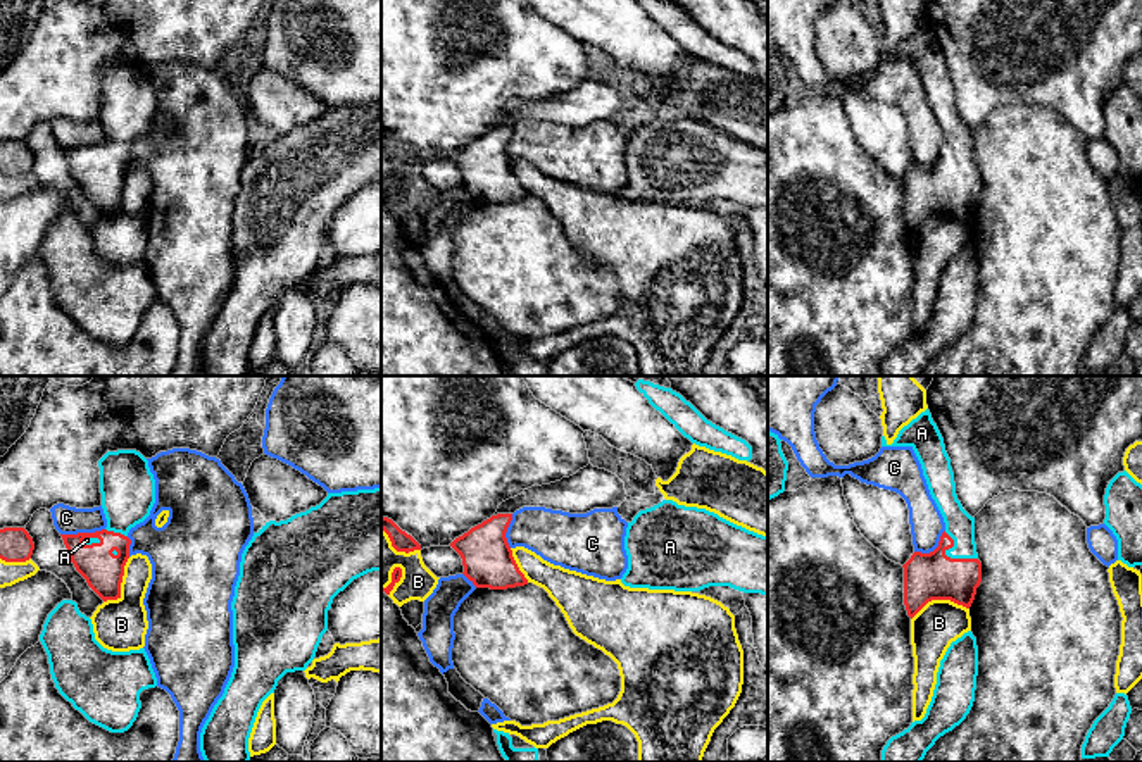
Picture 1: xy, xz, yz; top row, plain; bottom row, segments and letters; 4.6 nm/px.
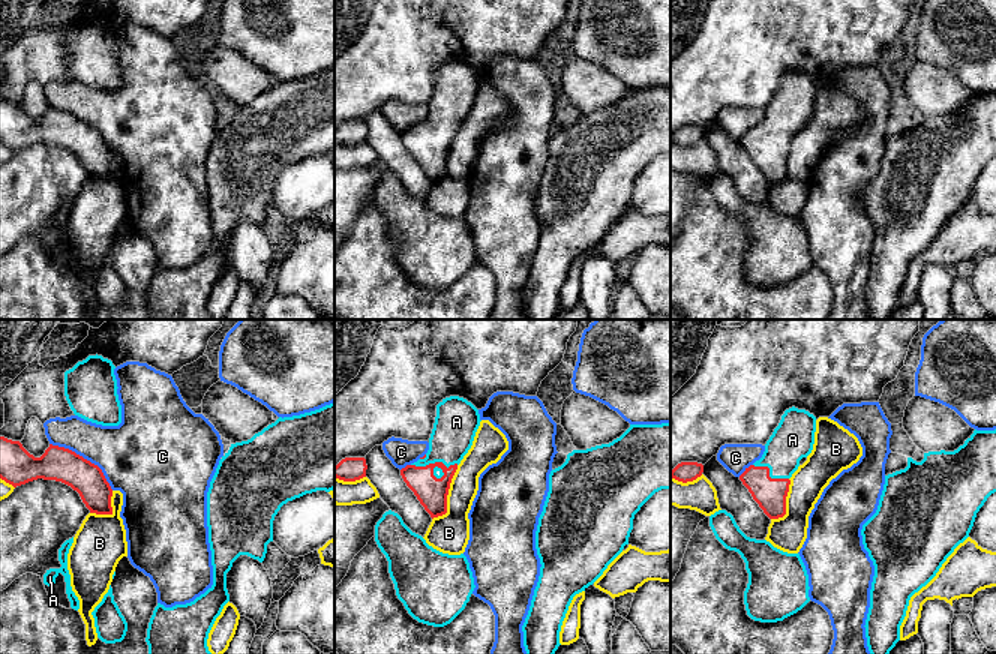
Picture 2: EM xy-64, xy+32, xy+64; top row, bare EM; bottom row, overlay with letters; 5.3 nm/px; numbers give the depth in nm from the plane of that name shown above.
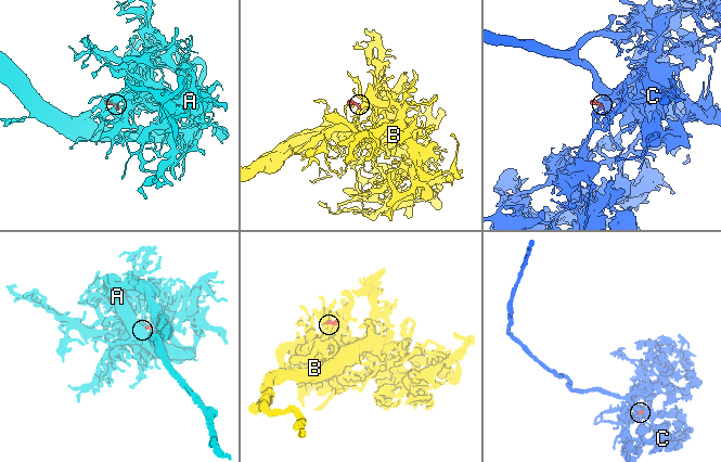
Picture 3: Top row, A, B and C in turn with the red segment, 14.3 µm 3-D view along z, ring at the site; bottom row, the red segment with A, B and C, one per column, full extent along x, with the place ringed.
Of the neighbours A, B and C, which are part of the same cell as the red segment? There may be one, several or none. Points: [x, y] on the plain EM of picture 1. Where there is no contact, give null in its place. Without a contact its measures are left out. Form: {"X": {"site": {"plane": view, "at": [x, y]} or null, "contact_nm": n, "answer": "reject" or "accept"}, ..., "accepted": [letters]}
{"A": {"site": {"plane": "yz", "at": [949, 171]}, "contact_nm": 200, "answer": "accept"}, "B": {"site": {"plane": "yz", "at": [939, 212]}, "contact_nm": 280, "answer": "reject"}, "C": {"site": {"plane": "xy", "at": [81, 147]}, "contact_nm": 220, "answer": "reject"}, "accepted": ["A"]}

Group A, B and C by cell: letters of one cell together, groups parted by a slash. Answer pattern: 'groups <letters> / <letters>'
groups A / B / C

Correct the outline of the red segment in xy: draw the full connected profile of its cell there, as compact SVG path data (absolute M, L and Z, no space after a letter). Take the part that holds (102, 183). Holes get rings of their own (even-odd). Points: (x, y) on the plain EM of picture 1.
M136 64L107 66L98 81L107 141L60 150L76 184L107 215L121 212L131 159L128 147L150 129L155 117L155 93L148 74Z

